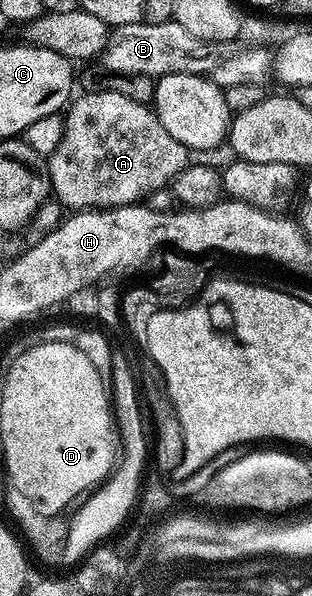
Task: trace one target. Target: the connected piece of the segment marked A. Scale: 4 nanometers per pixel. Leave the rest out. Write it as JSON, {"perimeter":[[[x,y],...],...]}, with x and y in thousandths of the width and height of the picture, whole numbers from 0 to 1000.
{"perimeter":[[[269,153],[228,168],[215,181],[205,223],[186,250],[151,262],[147,285],[163,307],[163,326],[218,351],[330,351],[417,347],[446,342],[494,319],[529,317],[551,299],[609,272],[609,255],[583,237],[558,237],[506,203],[478,174],[417,169],[391,156]]]}

